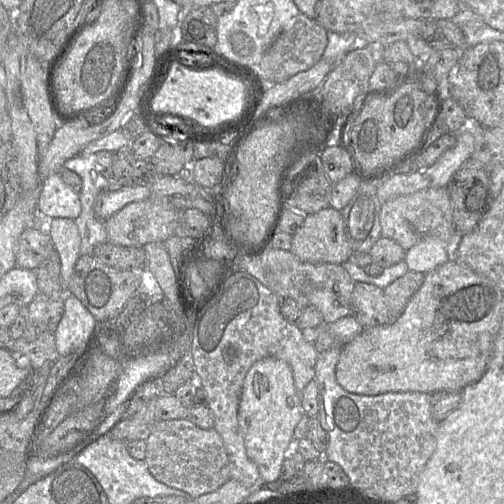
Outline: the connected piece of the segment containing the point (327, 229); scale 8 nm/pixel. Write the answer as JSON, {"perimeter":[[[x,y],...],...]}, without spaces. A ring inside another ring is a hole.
{"perimeter":[[[330,206],[306,215],[302,226],[292,235],[290,252],[304,262],[332,264],[343,264],[346,262],[353,251],[344,231],[341,211]]]}

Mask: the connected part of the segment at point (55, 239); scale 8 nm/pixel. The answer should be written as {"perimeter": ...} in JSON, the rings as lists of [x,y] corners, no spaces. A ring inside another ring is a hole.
{"perimeter":[[[69,218],[46,219],[46,232],[60,259],[60,278],[64,295],[80,256],[80,236],[75,221]]]}

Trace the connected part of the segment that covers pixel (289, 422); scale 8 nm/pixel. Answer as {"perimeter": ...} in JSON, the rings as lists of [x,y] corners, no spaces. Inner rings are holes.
{"perimeter":[[[272,357],[255,362],[241,389],[238,422],[246,454],[257,466],[261,481],[279,479],[282,463],[294,447],[293,433],[303,414],[290,366]]]}

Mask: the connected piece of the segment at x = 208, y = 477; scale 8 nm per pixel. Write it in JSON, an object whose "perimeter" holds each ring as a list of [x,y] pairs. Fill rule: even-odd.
{"perimeter":[[[175,419],[155,422],[146,442],[145,462],[151,475],[158,481],[178,490],[190,497],[212,492],[230,479],[229,460],[223,441],[215,429],[201,429],[188,419]]]}

